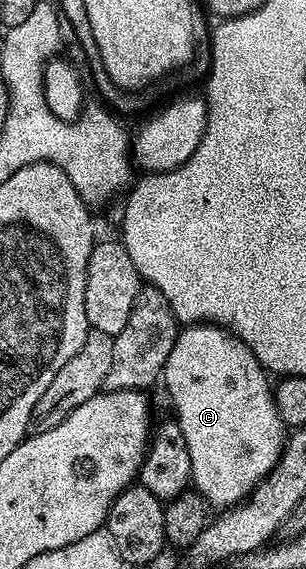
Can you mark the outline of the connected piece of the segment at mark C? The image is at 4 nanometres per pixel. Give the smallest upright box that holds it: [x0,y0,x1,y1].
[161,323,288,511]

